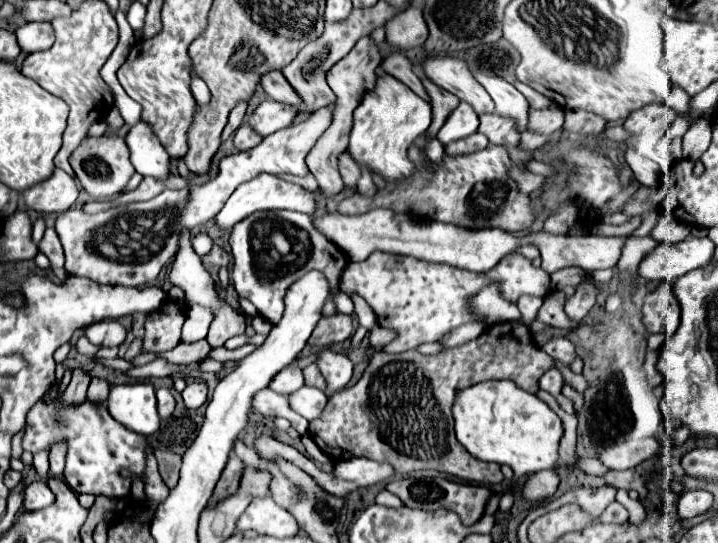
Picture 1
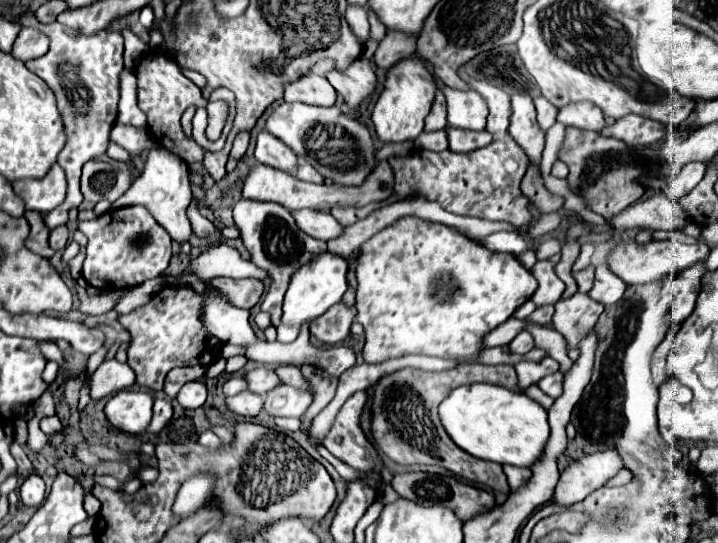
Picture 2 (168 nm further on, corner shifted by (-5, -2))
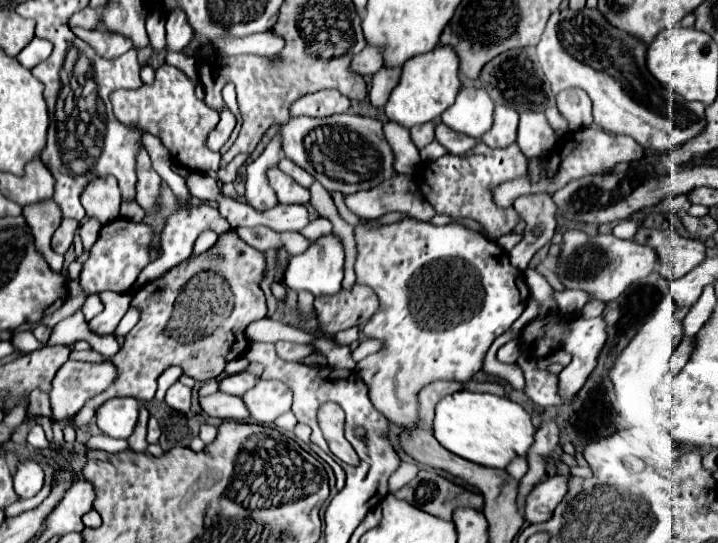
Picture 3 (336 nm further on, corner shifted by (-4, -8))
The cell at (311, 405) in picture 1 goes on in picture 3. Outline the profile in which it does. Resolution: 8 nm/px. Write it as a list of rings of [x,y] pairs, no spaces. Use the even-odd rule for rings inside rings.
[[[263,378],[243,396],[245,406],[259,424],[273,424],[277,416],[291,410],[291,400],[291,388],[285,382]]]

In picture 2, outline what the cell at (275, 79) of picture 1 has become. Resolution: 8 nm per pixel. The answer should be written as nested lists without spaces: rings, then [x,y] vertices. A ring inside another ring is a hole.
[[[306,74],[284,86],[284,102],[304,102],[312,106],[332,106],[336,92],[326,78]]]

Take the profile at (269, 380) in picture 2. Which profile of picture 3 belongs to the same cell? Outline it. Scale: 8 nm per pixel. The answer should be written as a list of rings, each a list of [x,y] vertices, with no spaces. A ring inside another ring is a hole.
[[[239,372],[233,376],[225,376],[219,380],[219,390],[225,394],[233,394],[233,396],[243,396],[249,388],[253,388],[257,382],[257,376],[253,376],[251,372]]]

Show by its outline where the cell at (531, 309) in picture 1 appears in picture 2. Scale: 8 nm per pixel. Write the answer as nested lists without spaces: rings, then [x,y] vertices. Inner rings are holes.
[[[524,320],[524,330],[534,336],[534,342],[538,348],[546,348],[548,356],[560,362],[560,372],[566,372],[570,370],[570,366],[574,366],[574,362],[568,358],[566,340],[560,332],[556,332],[554,328],[544,328],[532,320]]]

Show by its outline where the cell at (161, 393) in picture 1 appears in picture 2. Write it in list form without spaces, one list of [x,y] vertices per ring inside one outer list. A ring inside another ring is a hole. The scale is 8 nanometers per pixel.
[[[156,398],[154,402],[154,418],[150,422],[148,432],[160,432],[172,418],[174,410],[172,410],[172,402],[166,398]]]

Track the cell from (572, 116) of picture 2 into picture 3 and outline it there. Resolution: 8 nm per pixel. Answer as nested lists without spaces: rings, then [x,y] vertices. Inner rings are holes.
[[[567,88],[565,92],[557,94],[557,108],[567,118],[569,130],[581,130],[591,126],[591,100],[585,90],[581,88]]]

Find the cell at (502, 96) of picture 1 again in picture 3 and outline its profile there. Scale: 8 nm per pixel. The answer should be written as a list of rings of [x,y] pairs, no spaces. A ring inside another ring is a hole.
[[[523,112],[519,116],[516,143],[527,158],[537,158],[555,146],[555,132],[549,126],[545,114]]]

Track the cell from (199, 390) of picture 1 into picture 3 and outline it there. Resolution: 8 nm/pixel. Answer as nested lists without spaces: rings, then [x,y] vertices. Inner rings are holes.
[[[175,382],[165,394],[165,402],[173,410],[179,410],[179,412],[189,410],[191,408],[191,388],[183,386],[181,382]]]

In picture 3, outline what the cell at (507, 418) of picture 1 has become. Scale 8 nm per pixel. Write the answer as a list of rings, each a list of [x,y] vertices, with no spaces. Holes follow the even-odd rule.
[[[469,390],[449,394],[437,404],[433,432],[439,444],[453,454],[489,468],[505,468],[513,458],[525,456],[535,440],[531,418],[517,402]]]

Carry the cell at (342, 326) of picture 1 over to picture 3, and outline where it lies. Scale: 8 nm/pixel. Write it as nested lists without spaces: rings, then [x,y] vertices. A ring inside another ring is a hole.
[[[357,284],[351,290],[341,290],[337,296],[317,296],[315,298],[317,322],[321,334],[337,334],[351,326],[361,326],[377,312],[377,294],[365,286]]]

